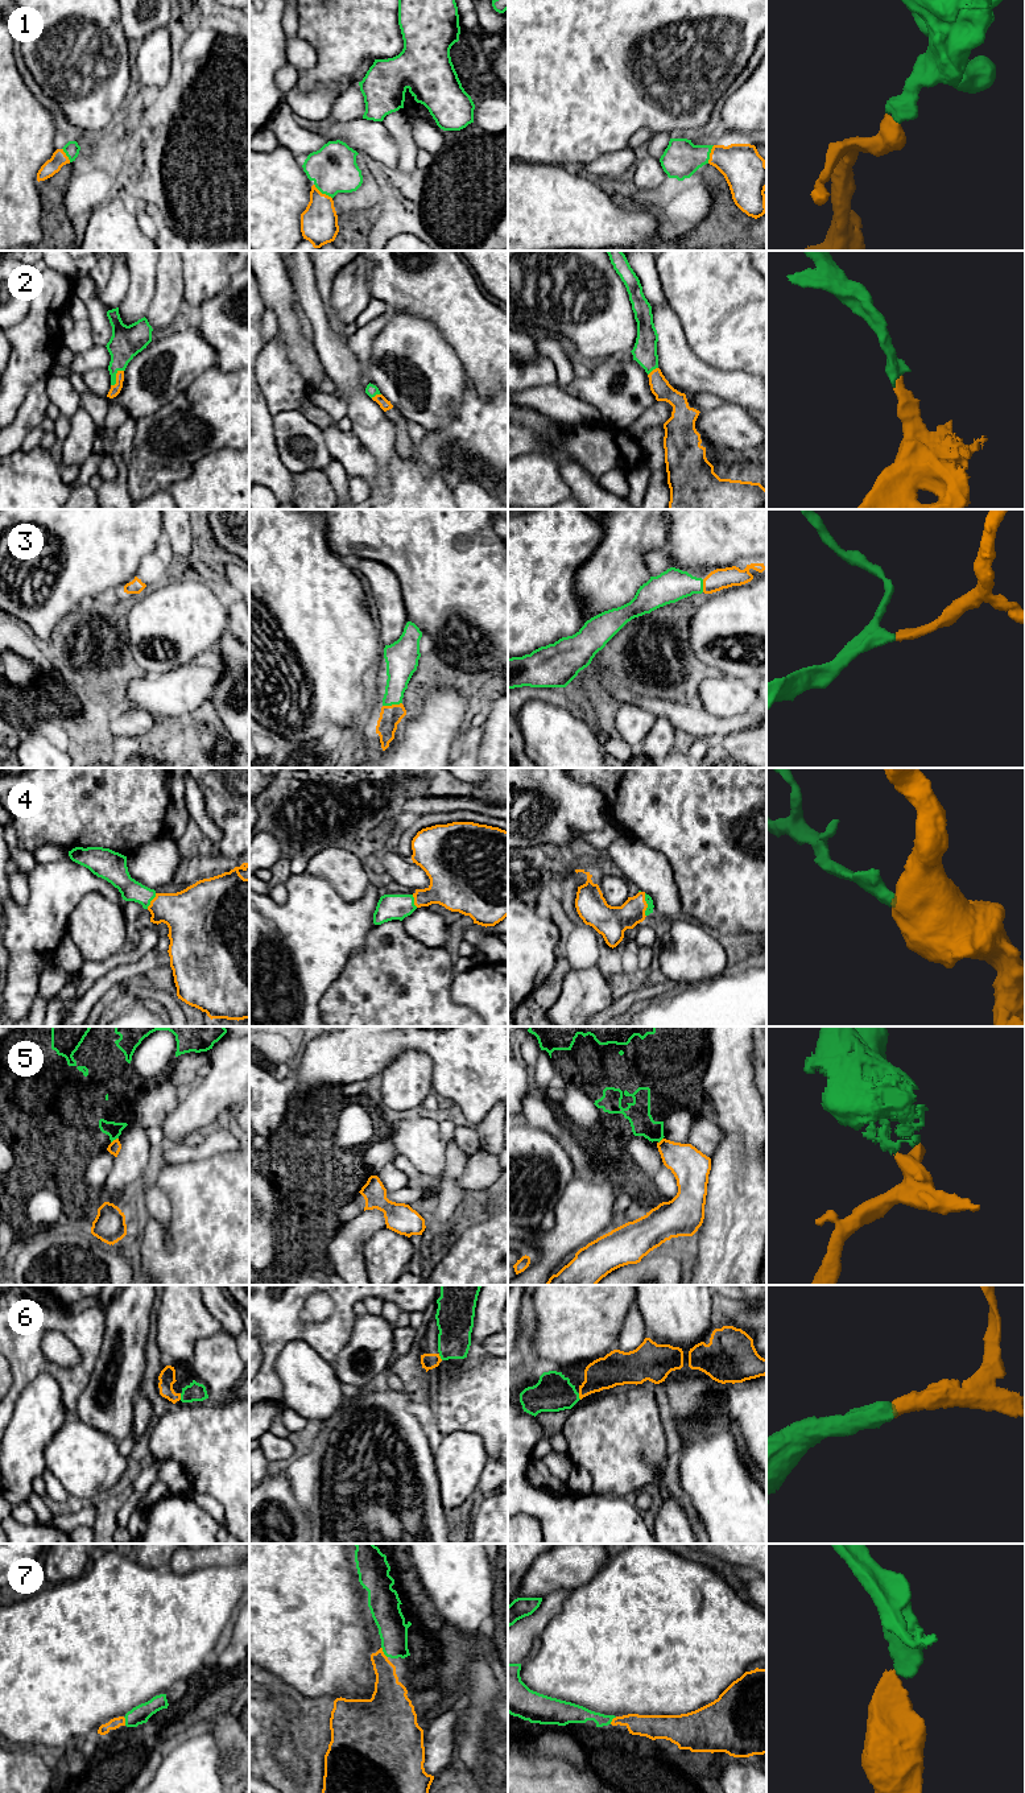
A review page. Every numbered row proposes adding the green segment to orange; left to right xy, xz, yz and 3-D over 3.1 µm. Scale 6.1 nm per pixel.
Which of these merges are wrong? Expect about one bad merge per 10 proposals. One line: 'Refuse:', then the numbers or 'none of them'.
Refuse: 5

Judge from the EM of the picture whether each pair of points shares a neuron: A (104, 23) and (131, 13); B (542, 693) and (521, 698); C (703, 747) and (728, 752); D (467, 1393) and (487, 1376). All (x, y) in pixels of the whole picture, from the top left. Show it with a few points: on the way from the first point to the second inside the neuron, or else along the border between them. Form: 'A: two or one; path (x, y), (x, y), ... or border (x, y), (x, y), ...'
A: two; border (120, 13), (120, 24), (128, 38)
B: one; path (537, 693), (527, 693)
C: two; border (711, 744), (705, 754)
D: one; path (472, 1391), (482, 1382)

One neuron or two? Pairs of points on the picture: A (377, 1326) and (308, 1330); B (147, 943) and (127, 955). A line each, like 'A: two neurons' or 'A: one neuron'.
A: two neurons
B: one neuron

